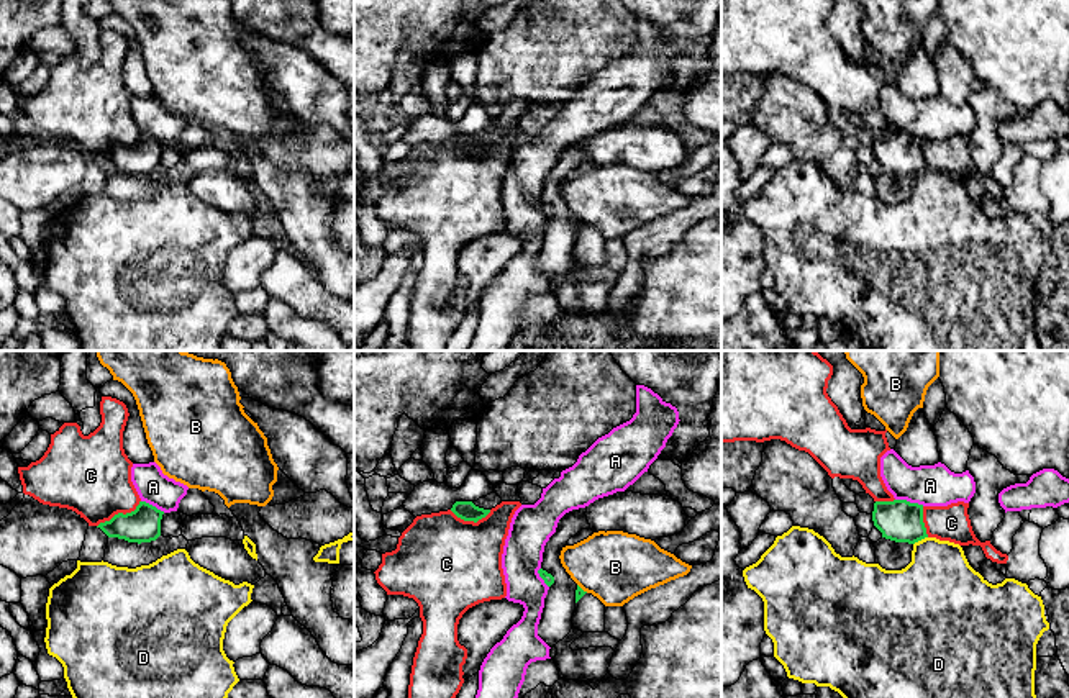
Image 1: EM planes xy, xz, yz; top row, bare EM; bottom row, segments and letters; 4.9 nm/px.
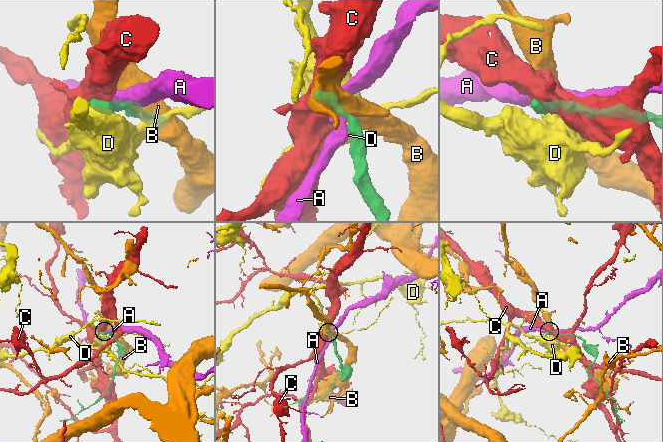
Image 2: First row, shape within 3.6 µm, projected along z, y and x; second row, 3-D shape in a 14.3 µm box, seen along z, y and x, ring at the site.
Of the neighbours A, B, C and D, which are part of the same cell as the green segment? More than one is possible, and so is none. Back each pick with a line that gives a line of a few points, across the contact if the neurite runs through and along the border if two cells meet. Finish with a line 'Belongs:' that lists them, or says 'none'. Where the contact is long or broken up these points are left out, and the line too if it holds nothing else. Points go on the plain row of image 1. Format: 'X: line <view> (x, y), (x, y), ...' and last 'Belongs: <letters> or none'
Belongs: none

